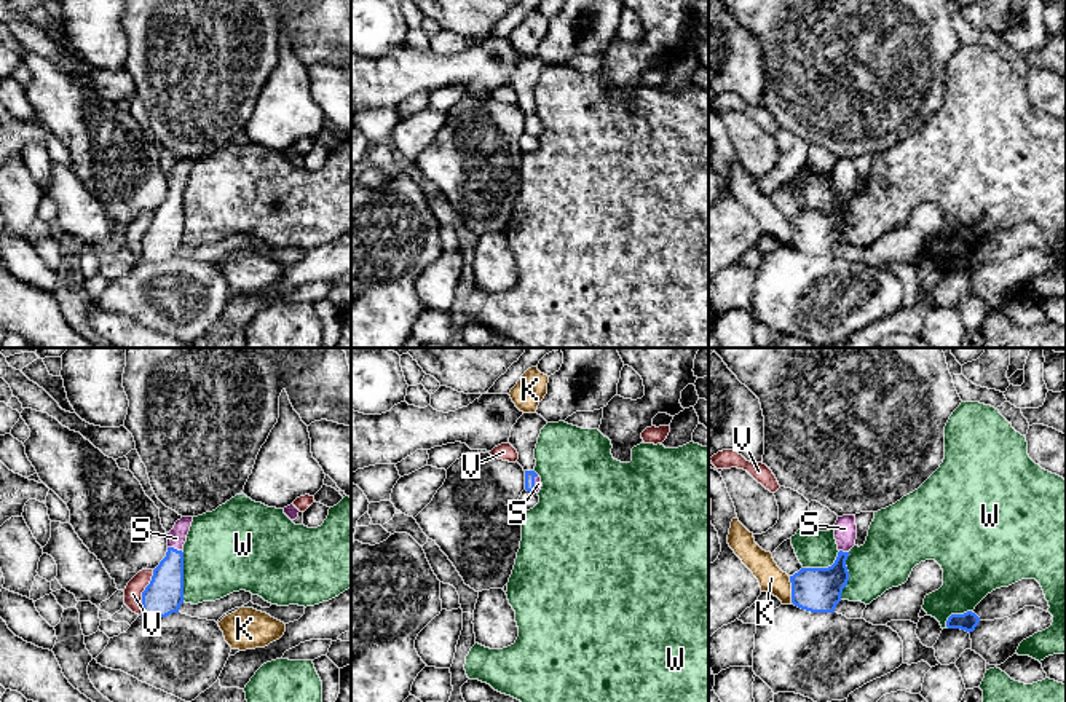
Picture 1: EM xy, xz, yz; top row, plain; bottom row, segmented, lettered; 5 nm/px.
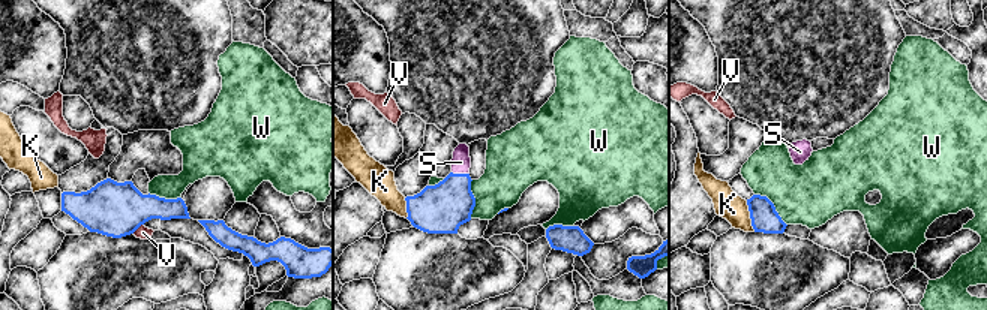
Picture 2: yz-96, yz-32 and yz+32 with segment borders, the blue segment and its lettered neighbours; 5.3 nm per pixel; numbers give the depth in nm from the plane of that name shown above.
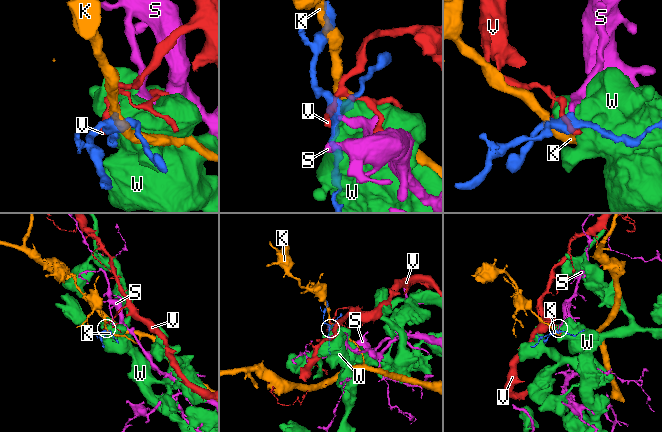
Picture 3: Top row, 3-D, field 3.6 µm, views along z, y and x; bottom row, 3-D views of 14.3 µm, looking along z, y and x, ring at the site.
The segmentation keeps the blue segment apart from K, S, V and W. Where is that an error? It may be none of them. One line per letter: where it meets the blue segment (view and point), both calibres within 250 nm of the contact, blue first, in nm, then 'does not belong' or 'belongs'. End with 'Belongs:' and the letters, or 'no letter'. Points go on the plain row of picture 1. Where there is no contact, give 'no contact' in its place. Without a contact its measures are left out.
K: yz (792, 233) | 220/140 nm | does not belong
S: xy (173, 190) | 190/100 nm | belongs
V: xy (142, 235) | 190/100 nm | does not belong
W: xy (182, 219) | 190/400 nm | does not belong
Belongs: S

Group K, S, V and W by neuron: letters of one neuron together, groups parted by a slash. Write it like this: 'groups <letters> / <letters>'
groups K / S / V / W

